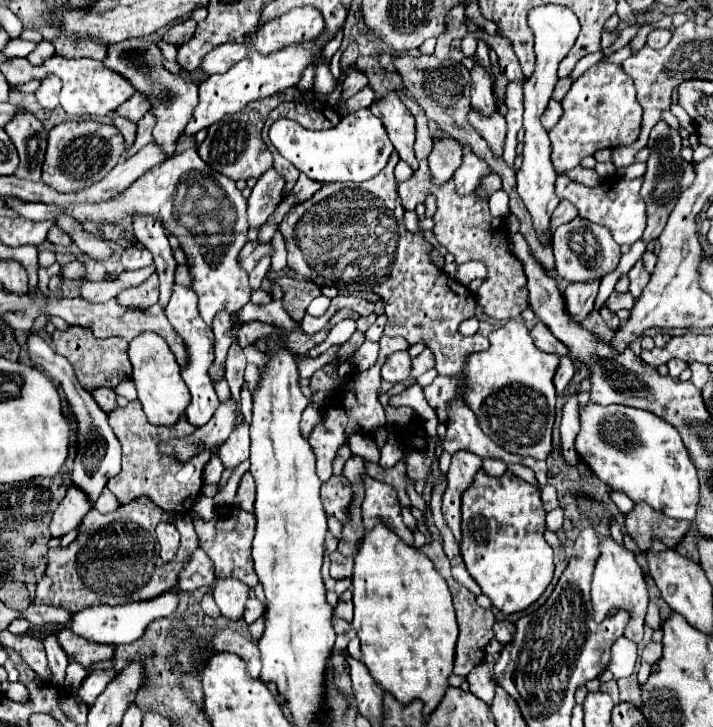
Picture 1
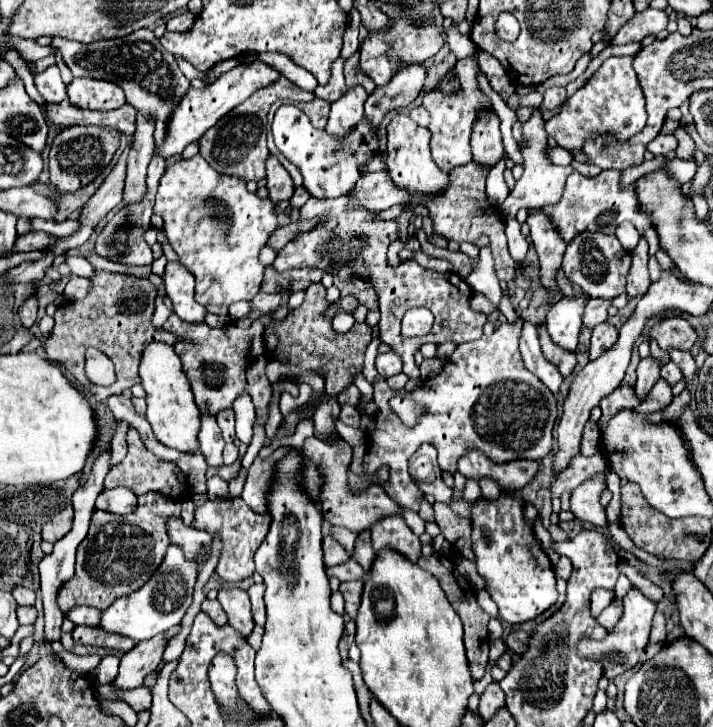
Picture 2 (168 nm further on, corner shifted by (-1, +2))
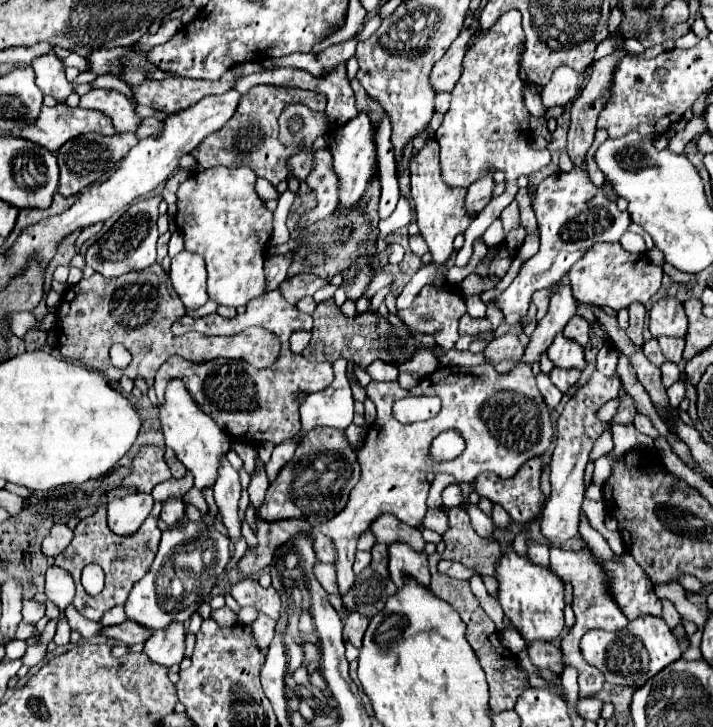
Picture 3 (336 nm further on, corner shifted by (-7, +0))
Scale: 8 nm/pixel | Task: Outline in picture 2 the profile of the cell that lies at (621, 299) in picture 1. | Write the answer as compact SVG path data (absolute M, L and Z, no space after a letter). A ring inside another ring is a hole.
M590 298L590 302L586 304L584 310L584 326L594 328L596 324L604 322L608 318L608 308L610 308L612 300L602 300L602 298Z

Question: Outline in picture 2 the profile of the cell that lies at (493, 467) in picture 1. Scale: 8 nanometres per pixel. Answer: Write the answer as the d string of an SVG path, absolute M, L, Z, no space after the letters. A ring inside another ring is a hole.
M484 478L484 480L480 482L480 488L482 488L482 496L484 496L486 500L498 498L498 494L500 494L500 486L498 486L498 482L492 480L492 478Z

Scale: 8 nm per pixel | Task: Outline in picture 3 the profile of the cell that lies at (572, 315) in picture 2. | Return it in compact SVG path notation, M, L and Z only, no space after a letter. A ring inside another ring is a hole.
M558 334L556 340L552 342L552 346L548 348L548 358L558 368L568 368L568 370L570 368L574 368L574 370L584 370L586 368L582 346L576 346L574 342L568 342L562 334Z

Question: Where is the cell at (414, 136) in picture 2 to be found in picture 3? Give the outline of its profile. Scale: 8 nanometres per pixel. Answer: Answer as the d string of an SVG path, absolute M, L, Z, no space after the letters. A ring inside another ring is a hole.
M436 140L424 144L424 148L418 152L418 156L412 156L410 162L410 180L412 180L412 200L416 210L416 224L420 228L422 238L426 240L432 262L442 268L446 260L456 252L454 238L470 226L472 218L464 214L464 194L466 188L452 188L448 186L440 176L440 146Z

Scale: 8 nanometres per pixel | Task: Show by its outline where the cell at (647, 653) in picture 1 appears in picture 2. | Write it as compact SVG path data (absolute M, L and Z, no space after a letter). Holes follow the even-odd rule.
M656 612L650 632L650 642L660 642L660 640L666 640L666 618L662 612Z

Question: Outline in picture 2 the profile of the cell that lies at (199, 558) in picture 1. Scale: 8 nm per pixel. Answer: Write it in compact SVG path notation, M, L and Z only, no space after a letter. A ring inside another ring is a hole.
M172 518L168 522L170 540L182 548L186 560L198 560L204 566L212 554L212 536L206 532L198 532L192 526L186 526L180 518Z

